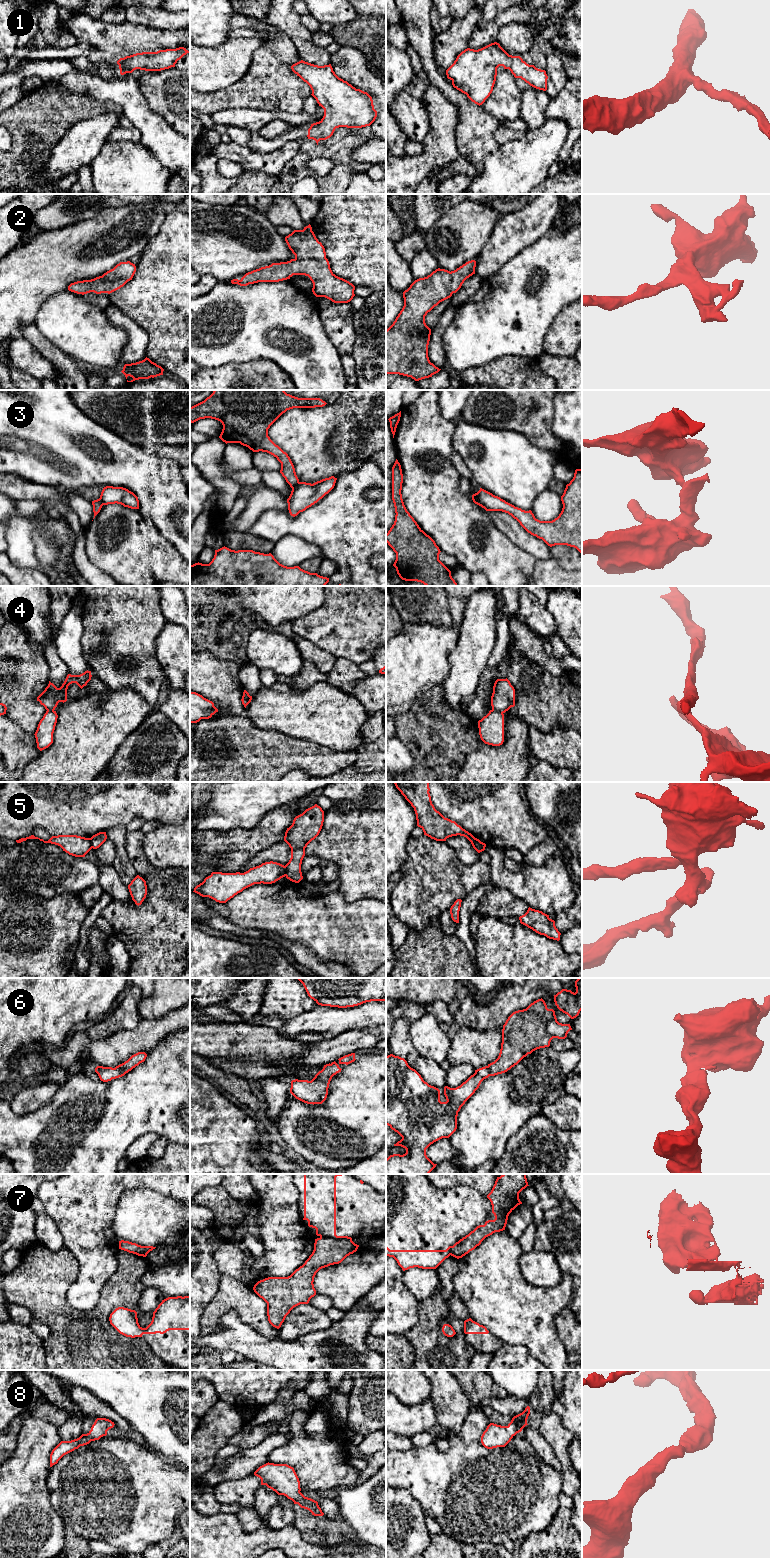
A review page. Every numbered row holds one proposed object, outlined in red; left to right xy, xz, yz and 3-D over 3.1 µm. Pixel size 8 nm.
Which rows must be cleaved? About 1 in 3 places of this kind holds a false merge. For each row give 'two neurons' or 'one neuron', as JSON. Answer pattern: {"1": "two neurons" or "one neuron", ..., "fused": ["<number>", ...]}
{"1": "one neuron", "2": "one neuron", "3": "two neurons", "4": "two neurons", "5": "two neurons", "6": "one neuron", "7": "two neurons", "8": "one neuron", "fused": ["3", "4", "5", "7"]}

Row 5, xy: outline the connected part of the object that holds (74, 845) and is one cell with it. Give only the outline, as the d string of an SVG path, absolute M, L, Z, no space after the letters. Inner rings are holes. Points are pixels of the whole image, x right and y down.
M31 835L29 837L16 840L16 842L21 843L23 841L26 841L27 839L39 839L44 843L58 845L63 849L63 851L75 857L85 857L85 855L92 849L92 845L89 841L89 838L77 835L52 836L48 841L44 841L43 839Z

